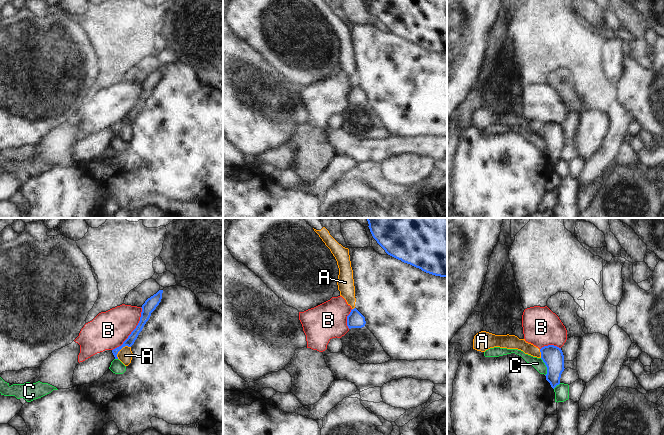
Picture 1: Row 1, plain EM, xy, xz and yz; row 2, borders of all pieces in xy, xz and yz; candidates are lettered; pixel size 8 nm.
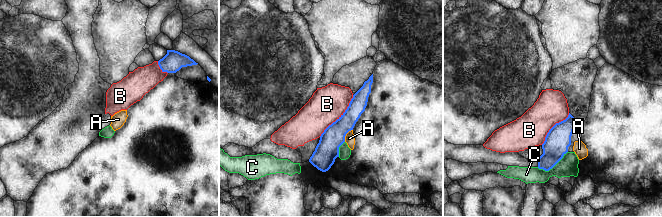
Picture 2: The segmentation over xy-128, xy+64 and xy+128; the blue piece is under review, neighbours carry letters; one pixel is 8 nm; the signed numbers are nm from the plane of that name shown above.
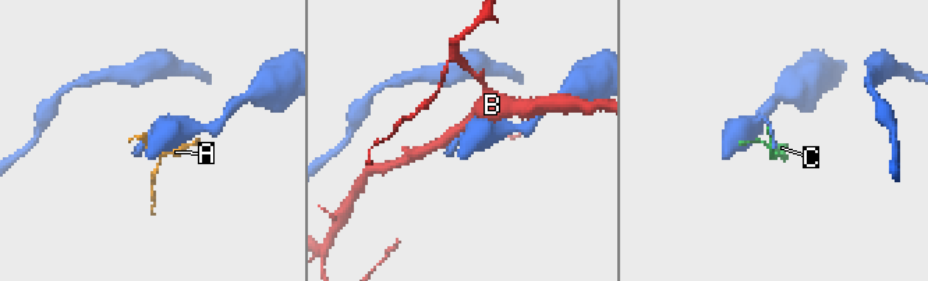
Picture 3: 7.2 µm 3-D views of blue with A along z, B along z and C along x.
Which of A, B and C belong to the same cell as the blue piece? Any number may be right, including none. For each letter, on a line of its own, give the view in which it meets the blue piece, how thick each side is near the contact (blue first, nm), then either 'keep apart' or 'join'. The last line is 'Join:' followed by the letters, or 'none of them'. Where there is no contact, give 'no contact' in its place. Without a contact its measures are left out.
A: meets blue in xy; 70 nm thick on the blue side, 120 nm on the other; keep apart
B: meets blue in xy; 100 nm thick on the blue side, 300 nm on the other; keep apart
C: meets blue in yz; 170 nm thick on the blue side, 90 nm on the other; keep apart
Join: none of them

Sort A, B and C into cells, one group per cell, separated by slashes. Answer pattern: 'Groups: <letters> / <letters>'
Groups: A / B / C.

